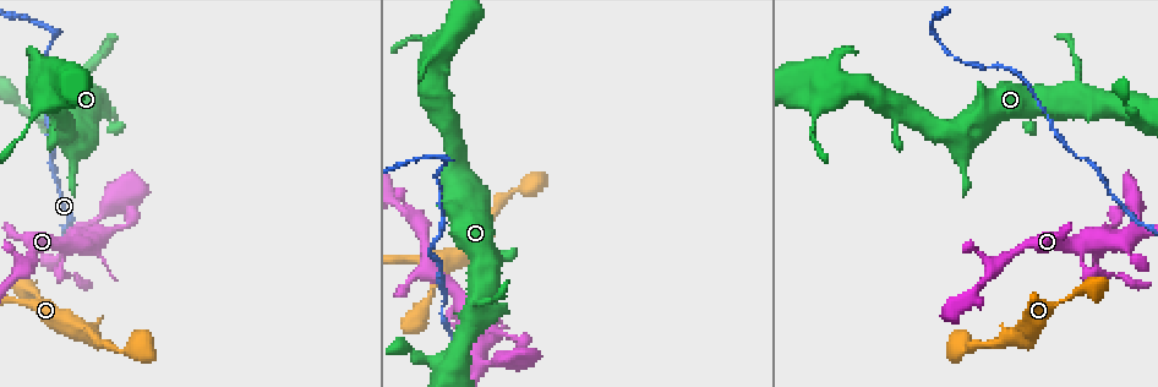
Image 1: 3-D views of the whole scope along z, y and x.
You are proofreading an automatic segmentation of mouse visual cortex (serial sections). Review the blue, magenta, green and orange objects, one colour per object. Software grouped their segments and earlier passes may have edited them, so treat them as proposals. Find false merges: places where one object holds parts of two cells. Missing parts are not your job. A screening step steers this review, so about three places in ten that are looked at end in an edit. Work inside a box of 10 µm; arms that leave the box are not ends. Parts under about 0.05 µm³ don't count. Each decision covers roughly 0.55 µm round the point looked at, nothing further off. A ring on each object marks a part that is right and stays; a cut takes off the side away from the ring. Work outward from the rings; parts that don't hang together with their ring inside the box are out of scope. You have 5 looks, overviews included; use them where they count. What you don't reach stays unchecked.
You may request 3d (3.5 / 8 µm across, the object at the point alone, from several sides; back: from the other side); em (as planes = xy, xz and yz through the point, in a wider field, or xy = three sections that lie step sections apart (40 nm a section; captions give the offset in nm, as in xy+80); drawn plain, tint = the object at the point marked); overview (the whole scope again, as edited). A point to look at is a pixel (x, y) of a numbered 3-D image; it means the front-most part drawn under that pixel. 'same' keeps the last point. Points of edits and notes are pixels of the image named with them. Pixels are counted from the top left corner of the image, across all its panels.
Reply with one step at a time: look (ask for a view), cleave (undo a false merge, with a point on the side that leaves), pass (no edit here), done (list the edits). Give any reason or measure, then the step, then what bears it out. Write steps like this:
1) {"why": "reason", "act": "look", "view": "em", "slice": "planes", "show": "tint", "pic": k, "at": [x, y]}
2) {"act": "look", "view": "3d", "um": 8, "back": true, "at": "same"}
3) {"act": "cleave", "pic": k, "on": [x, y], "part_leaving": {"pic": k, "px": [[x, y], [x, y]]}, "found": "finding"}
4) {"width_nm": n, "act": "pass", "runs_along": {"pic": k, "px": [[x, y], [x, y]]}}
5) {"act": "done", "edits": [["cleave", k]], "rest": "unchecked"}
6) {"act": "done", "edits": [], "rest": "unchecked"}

{"why": "abrupt turn", "act": "look", "view": "3d", "um": 3.5, "pic": 1, "at": [62, 268]}

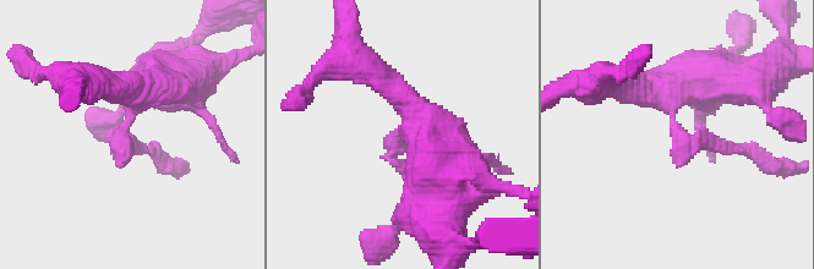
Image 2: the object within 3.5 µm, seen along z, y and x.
{"why": "shape alone is not enough", "act": "look", "view": "em", "slice": "xy", "step": 2, "show": "tint", "pic": 2, "at": [398, 137]}

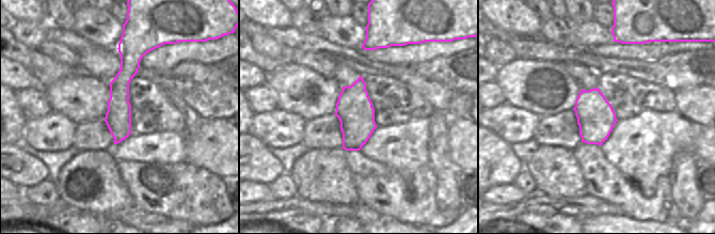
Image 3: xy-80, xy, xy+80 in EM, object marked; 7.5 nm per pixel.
{"act": "pass", "found": "all the same cell"}

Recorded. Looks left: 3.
{"why": "sharp bend", "act": "look", "view": "3d", "um": 3.5, "pic": 1, "at": [439, 359]}

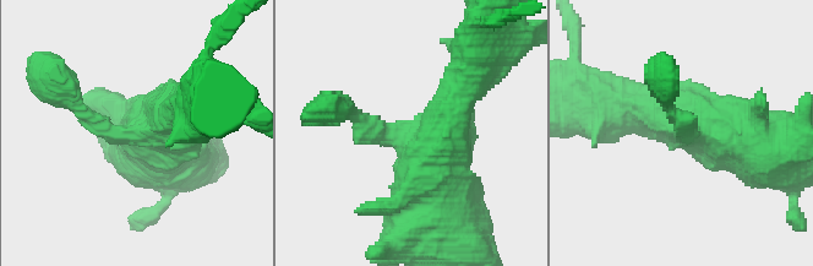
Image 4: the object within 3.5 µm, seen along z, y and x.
{"act": "look", "view": "em", "slice": "xy", "step": 1, "show": "tint", "pic": 4, "at": [690, 131]}

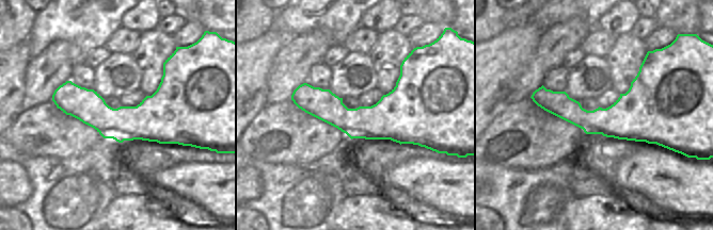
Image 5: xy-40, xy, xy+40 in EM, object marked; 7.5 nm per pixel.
{"act": "pass", "runs_along": {"pic": 5, "px": [[54, 97], [101, 117], [187, 111]]}, "found": "continuous, no second cell"}

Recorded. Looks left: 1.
{"act": "done", "edits": [], "rest": "unchecked"}

